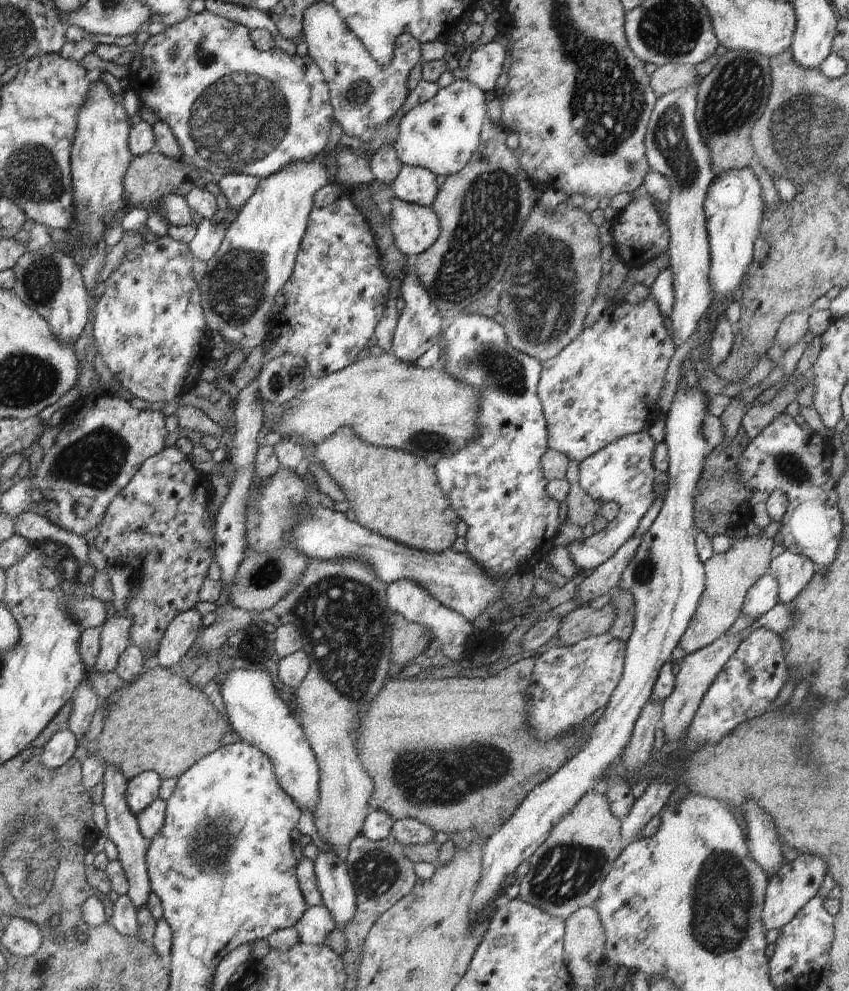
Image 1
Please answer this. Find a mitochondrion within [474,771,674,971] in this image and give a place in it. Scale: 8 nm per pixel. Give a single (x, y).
(564, 873)

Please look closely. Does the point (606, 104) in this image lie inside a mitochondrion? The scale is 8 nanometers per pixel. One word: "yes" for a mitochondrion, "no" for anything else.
yes

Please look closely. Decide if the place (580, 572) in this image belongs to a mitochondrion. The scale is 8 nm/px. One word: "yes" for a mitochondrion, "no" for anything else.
no

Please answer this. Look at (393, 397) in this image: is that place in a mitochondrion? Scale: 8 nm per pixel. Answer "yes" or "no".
no

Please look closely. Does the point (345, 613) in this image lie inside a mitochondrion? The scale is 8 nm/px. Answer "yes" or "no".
yes

